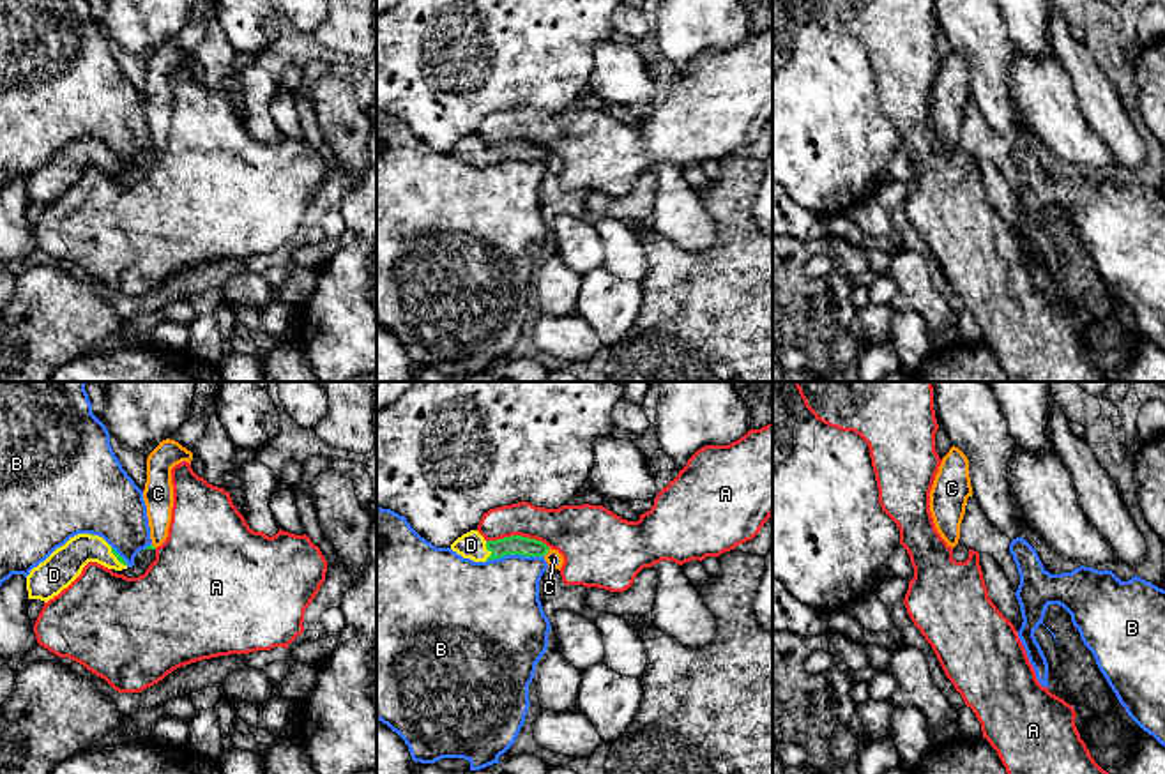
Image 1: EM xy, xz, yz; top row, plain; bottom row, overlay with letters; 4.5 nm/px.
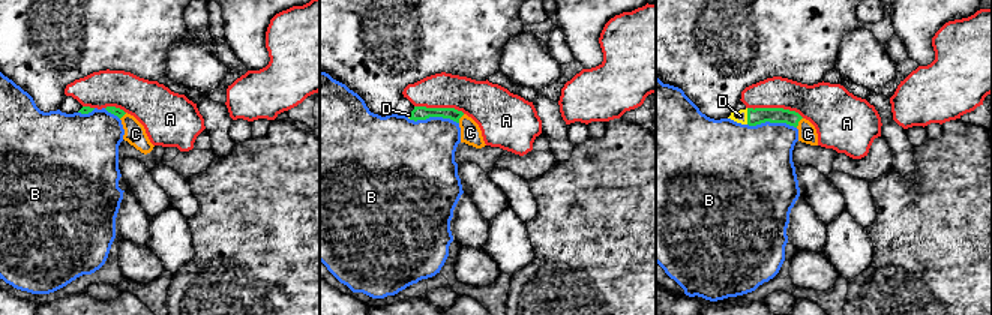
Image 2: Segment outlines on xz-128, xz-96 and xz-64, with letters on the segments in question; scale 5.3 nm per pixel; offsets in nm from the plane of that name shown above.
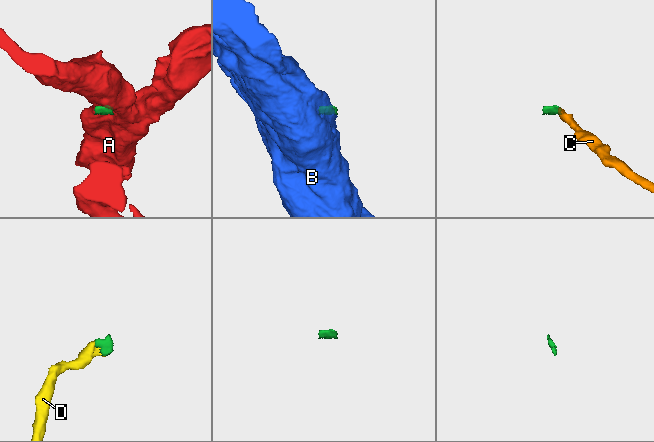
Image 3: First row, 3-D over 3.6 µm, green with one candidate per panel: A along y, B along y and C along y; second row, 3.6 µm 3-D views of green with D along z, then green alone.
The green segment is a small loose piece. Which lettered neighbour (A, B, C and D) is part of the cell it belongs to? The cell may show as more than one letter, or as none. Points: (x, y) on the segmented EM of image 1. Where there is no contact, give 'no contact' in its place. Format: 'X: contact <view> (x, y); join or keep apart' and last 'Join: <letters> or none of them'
A: contact xz (518, 536); keep apart
B: contact xz (515, 553); keep apart
C: contact xz (547, 552); join
D: contact xz (490, 550); join
Join: C, D

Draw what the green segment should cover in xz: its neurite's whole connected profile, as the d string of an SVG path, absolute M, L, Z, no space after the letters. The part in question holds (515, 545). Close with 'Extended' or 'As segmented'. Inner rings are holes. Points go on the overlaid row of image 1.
M470 530L458 537L451 550L470 558L474 562L488 562L502 558L506 555L522 555L522 557L543 557L552 569L559 569L564 564L562 555L557 550L548 548L544 543L511 535L499 541L486 541L477 530Z. Extended

